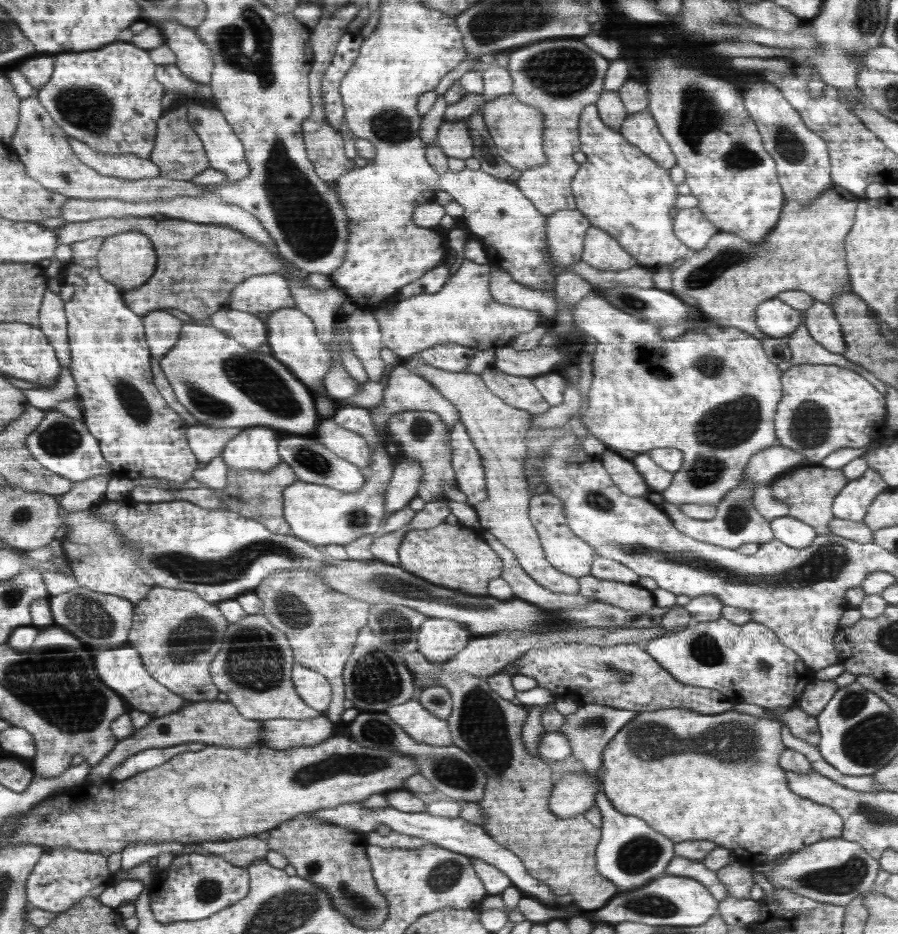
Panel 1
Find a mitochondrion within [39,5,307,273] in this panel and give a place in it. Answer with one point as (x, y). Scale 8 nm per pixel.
(90, 109)

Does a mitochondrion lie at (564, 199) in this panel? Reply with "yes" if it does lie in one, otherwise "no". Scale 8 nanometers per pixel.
no

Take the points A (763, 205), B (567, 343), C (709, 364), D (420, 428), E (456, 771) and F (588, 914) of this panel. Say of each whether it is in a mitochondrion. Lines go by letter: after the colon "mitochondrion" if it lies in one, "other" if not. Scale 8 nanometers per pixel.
A: other
B: other
C: mitochondrion
D: mitochondrion
E: mitochondrion
F: other

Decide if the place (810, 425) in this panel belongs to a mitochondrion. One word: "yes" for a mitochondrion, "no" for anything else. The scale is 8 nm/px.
yes

